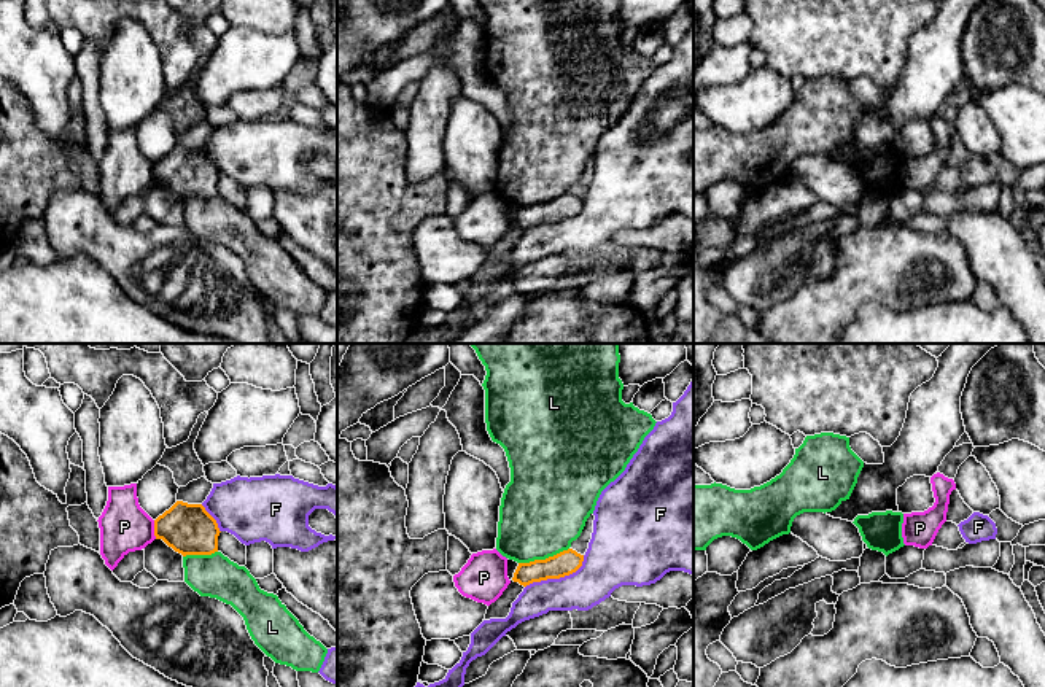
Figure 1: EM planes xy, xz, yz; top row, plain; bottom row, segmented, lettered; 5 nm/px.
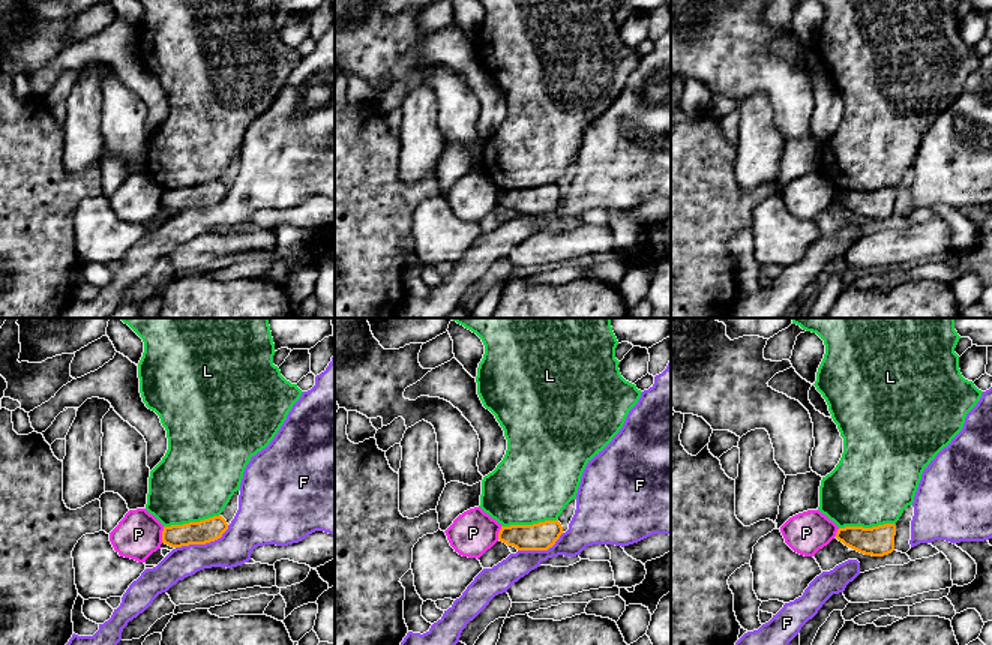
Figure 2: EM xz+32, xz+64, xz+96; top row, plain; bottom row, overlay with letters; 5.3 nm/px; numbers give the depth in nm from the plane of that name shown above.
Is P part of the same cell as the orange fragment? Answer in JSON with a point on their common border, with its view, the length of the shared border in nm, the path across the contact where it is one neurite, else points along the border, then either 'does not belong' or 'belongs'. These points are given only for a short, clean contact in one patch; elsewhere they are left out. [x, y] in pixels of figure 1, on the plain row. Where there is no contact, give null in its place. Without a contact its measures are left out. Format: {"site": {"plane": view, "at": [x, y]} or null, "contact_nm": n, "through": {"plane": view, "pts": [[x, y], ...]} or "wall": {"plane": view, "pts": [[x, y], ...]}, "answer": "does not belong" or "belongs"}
{"site": {"plane": "xy", "at": [155, 174]}, "contact_nm": 100, "wall": {"plane": "xy", "pts": [[153, 164], [153, 178], [156, 182]]}, "answer": "does not belong"}

